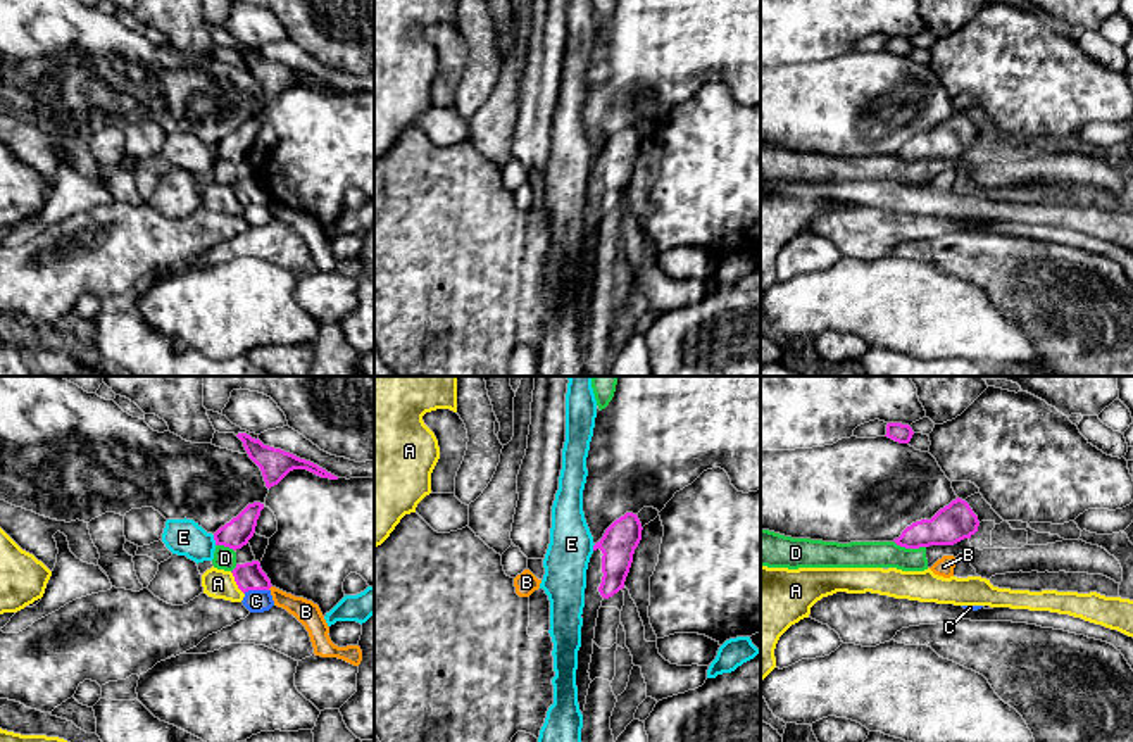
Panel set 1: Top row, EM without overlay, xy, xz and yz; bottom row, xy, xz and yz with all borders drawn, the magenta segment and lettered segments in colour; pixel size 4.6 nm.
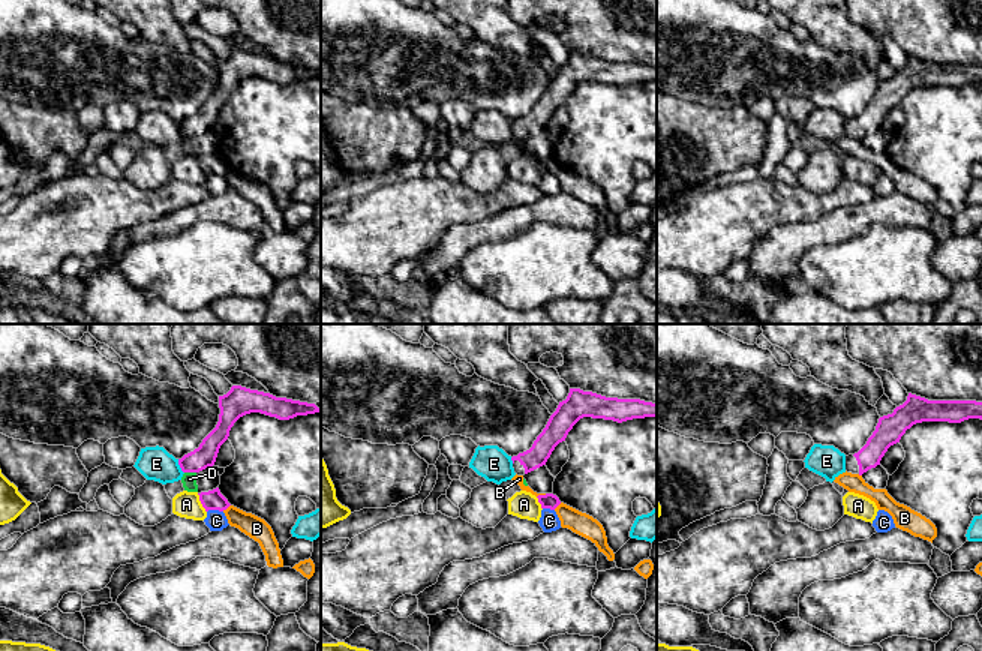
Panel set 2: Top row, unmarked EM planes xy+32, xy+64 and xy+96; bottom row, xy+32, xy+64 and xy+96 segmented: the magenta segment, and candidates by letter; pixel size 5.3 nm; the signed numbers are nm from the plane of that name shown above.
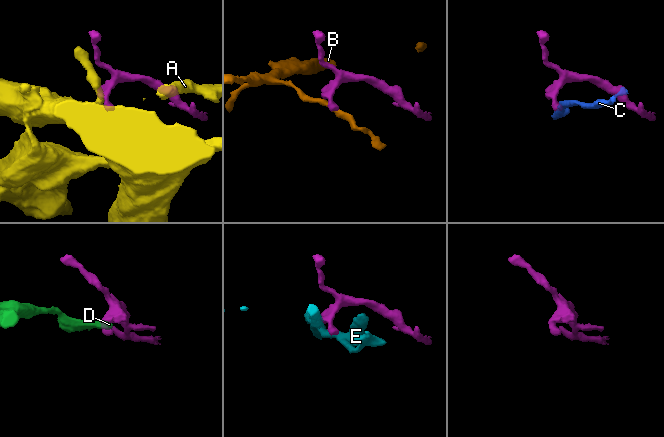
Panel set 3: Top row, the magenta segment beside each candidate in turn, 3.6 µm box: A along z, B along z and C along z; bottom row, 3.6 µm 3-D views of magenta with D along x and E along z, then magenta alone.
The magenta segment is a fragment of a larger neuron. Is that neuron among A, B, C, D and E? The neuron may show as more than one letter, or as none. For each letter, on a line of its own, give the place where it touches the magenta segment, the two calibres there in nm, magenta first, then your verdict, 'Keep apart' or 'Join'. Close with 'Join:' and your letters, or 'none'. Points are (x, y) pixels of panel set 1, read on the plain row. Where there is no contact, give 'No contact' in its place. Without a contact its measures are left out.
A: Touches magenta at xy (237, 197). Thickness 130 nm (magenta) against 140 nm. Keep apart
B: Touches magenta at xy (269, 201). Thickness 130 nm (magenta) against 110 nm. Keep apart
C: Touches magenta at xy (256, 202). Thickness 130 nm (magenta) against 110 nm. Keep apart
D: Touches magenta at yz (909, 161). Thickness 180 nm (magenta) against 130 nm. Keep apart
E: Touches magenta at xy (214, 152). Thickness 130 nm (magenta) against 170 nm. Keep apart
Join: none

